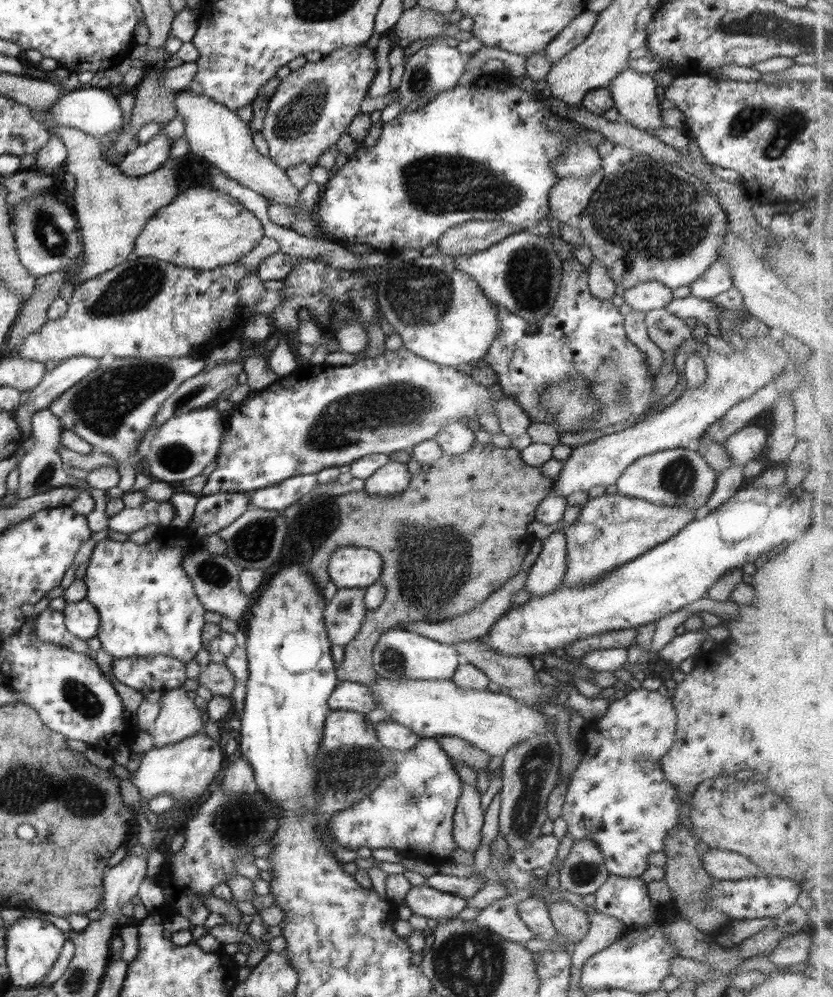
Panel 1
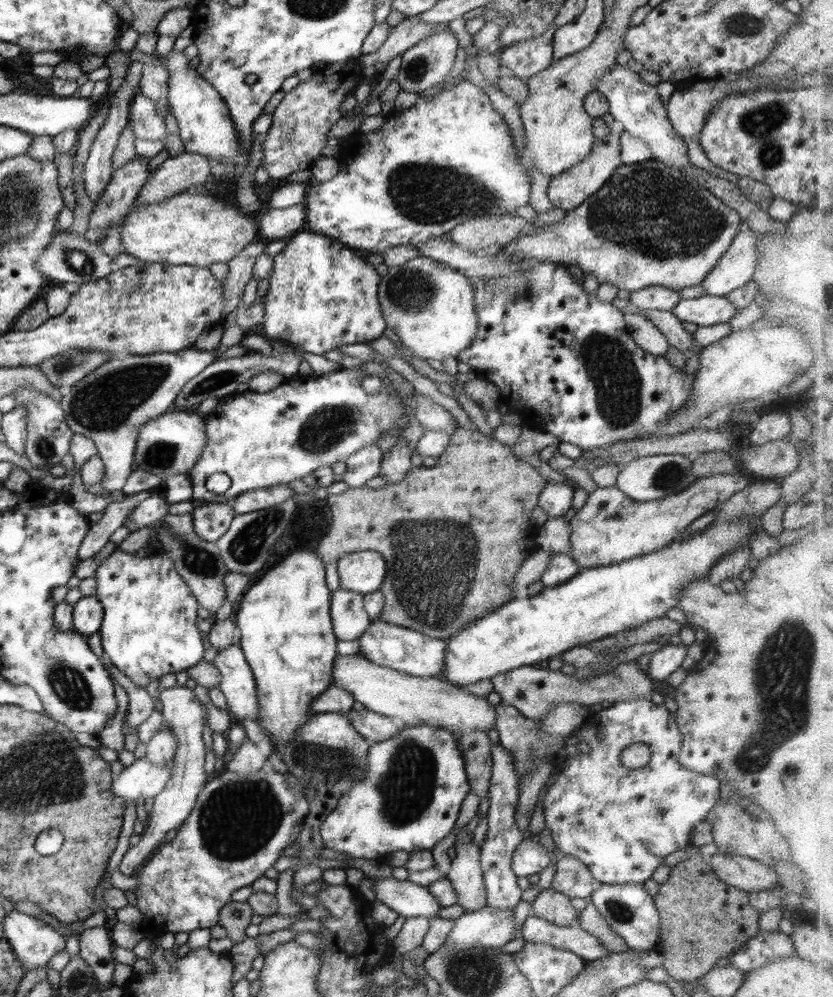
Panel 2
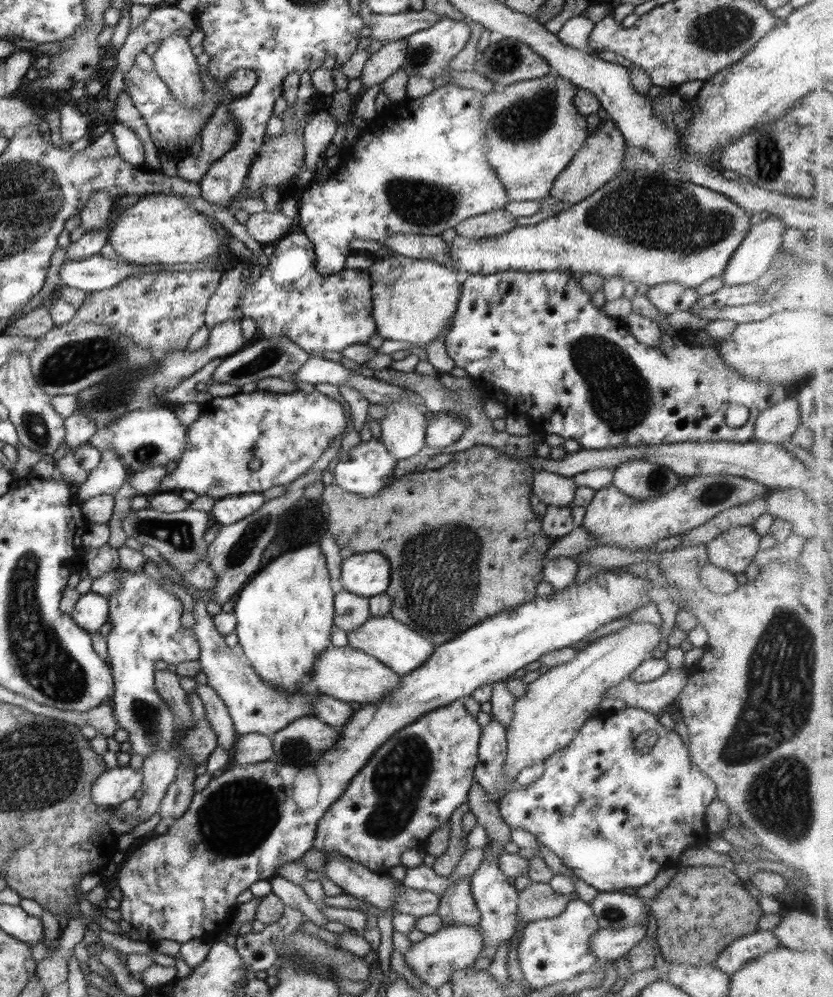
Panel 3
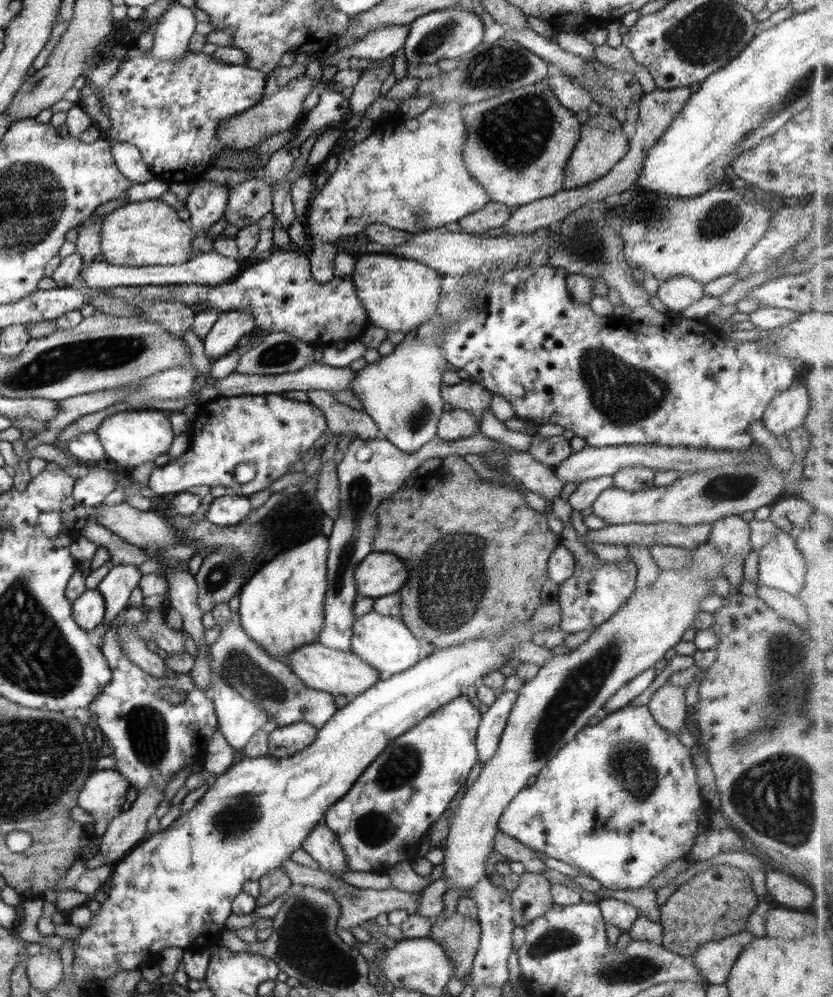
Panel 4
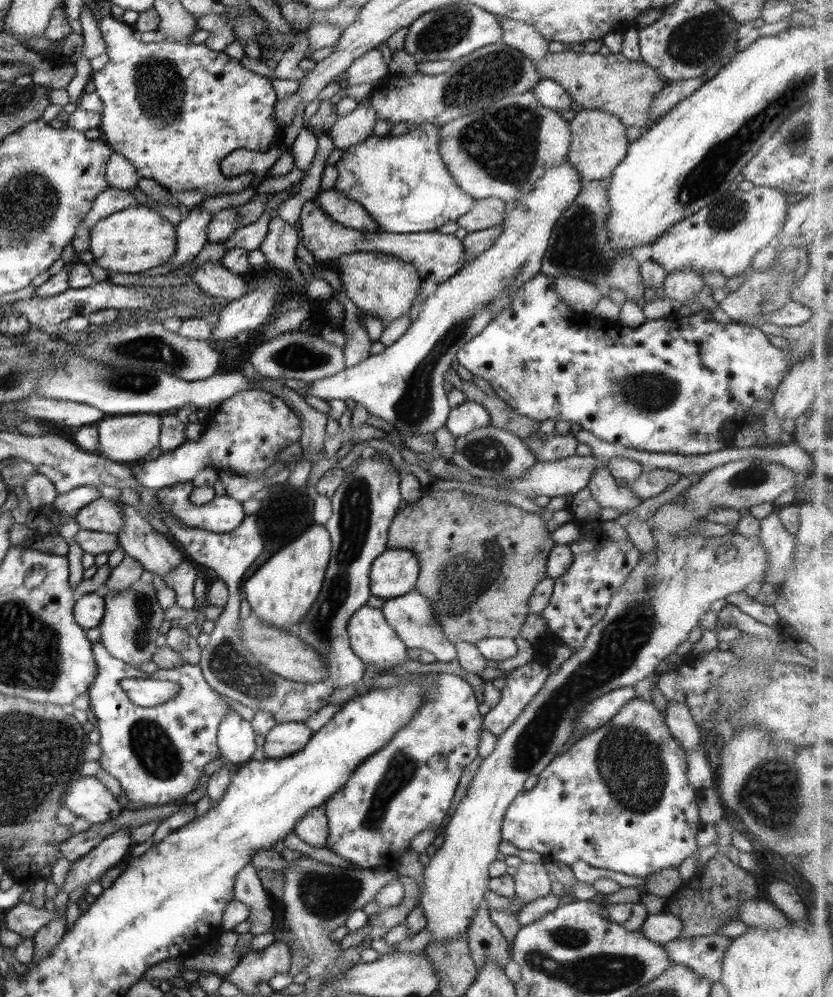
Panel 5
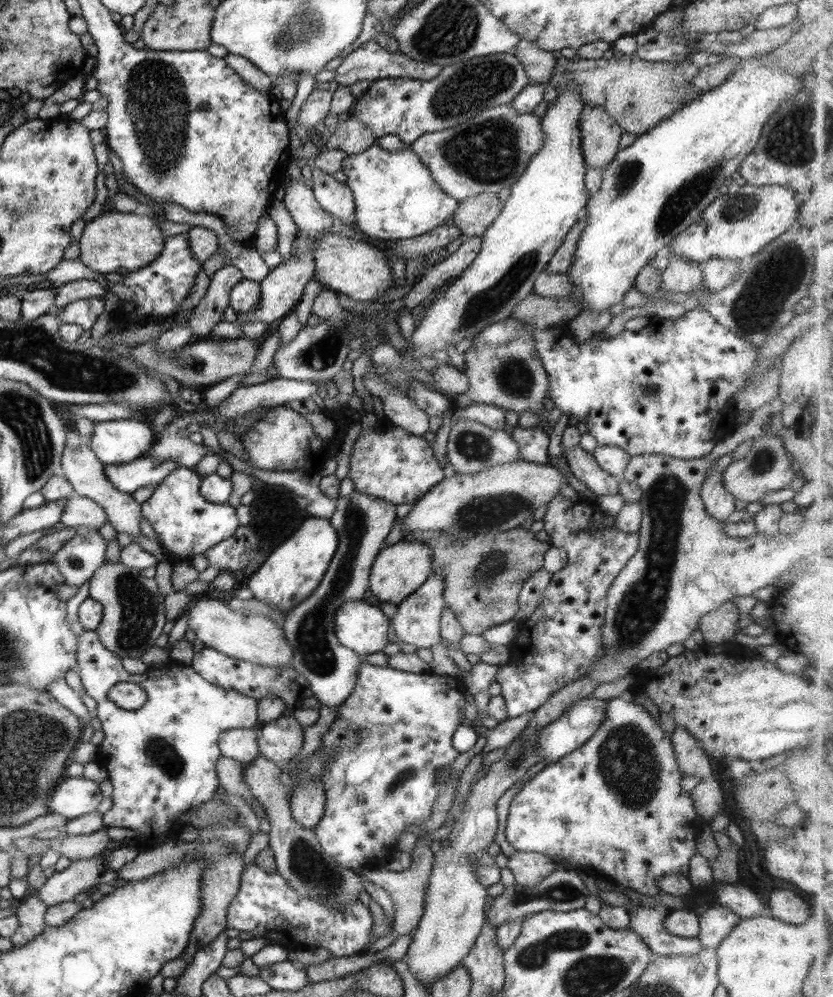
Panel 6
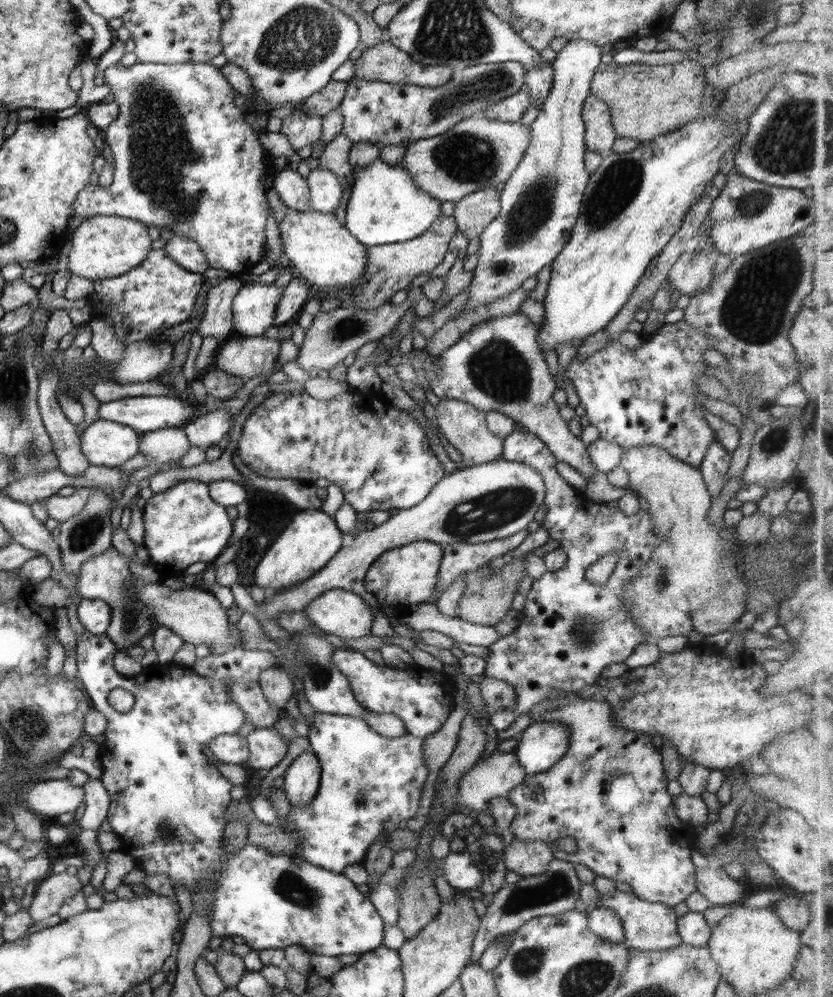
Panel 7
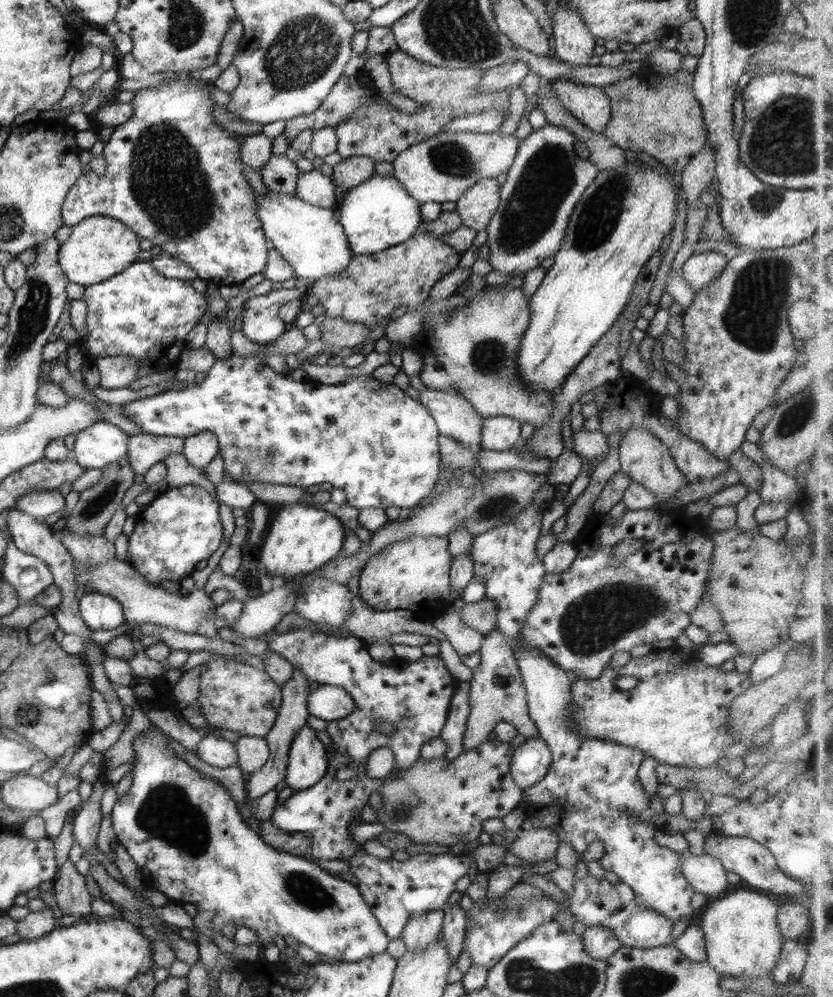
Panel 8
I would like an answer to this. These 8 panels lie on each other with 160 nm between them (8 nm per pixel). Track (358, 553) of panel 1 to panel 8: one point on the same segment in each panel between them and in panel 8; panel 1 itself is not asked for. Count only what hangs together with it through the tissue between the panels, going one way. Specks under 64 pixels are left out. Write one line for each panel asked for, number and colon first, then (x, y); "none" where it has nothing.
2: (363, 572)
3: (366, 574)
4: (379, 574)
5: (395, 572)
6: (398, 570)
7: (408, 575)
8: (405, 575)

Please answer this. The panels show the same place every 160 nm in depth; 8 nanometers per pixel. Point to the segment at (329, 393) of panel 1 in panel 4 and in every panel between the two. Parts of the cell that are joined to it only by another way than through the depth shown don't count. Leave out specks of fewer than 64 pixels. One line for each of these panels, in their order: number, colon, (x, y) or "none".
2: (260, 440)
3: (245, 443)
4: (270, 432)

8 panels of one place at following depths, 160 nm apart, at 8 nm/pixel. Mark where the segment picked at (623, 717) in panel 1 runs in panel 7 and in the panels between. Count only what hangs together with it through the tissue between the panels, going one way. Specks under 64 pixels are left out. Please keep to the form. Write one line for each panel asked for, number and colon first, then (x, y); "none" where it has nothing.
2: (621, 822)
3: (615, 817)
4: (620, 802)
5: (618, 798)
6: (615, 804)
7: (609, 792)

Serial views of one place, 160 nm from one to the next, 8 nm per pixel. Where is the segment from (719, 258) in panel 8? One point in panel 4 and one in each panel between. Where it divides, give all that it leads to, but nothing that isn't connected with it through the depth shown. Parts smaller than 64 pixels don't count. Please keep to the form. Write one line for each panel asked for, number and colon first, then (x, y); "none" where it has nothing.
4: (679, 293)
5: (684, 285)
6: (680, 275)
7: (691, 274)

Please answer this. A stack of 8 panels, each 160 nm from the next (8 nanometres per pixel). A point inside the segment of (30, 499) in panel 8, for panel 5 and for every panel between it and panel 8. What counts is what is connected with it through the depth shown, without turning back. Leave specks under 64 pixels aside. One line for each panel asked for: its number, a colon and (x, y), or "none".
5: (102, 515)
6: (79, 511)
7: (60, 508)

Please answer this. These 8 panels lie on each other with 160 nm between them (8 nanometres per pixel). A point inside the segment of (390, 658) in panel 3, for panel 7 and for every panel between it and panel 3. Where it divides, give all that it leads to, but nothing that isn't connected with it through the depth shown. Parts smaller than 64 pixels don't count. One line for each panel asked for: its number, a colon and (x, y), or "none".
4: (386, 643)
5: (373, 640)
6: (362, 627)
7: (342, 613)

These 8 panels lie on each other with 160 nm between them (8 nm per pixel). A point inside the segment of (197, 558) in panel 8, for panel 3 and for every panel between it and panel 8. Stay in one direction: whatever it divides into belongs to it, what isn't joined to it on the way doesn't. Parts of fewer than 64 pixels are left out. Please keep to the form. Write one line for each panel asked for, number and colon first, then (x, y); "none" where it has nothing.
3: (229, 510)
4: (226, 511)
5: (224, 514)
6: (187, 524)
7: (183, 525)

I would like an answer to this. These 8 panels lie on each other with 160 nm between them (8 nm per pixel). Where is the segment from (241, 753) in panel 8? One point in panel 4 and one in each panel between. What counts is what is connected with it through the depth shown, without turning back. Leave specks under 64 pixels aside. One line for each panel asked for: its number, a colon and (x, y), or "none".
4: (284, 741)
5: (285, 739)
6: (282, 739)
7: (267, 747)

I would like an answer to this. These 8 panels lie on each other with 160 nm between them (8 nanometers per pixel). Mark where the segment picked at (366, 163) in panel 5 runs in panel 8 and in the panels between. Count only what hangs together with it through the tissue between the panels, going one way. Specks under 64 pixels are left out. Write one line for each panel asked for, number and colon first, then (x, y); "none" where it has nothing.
6: (396, 197)
7: (386, 206)
8: (379, 213)

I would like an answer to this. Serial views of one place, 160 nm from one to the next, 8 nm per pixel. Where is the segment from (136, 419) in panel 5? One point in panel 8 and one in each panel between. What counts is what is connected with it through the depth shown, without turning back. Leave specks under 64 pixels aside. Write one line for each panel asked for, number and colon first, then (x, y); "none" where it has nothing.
6: (117, 442)
7: (111, 444)
8: (103, 443)

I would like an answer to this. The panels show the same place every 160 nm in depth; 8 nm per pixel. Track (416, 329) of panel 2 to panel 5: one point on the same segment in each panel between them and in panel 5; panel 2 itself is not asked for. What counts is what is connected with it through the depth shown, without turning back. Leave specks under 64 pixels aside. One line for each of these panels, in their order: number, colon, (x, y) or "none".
3: (414, 300)
4: (399, 294)
5: (382, 285)

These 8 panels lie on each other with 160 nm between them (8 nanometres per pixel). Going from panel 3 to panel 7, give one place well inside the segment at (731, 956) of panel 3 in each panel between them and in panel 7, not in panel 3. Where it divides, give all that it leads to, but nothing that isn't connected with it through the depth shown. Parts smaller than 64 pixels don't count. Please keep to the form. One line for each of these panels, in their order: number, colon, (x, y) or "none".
4: (715, 959)
5: (703, 955)
6: (647, 921)
7: (648, 926)

